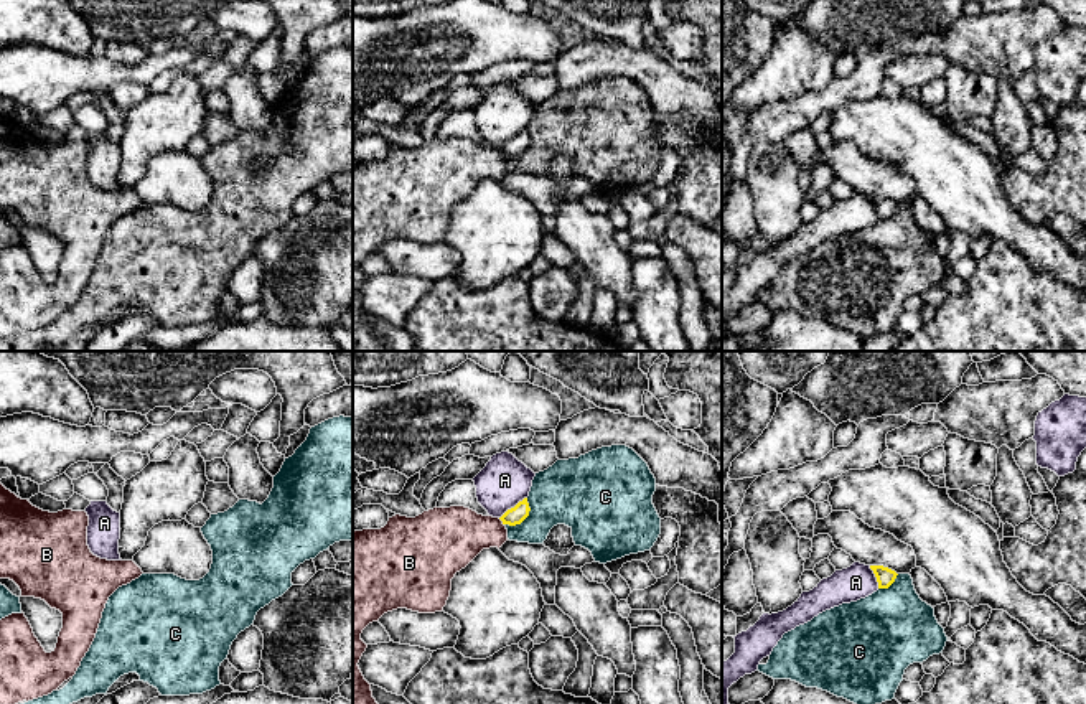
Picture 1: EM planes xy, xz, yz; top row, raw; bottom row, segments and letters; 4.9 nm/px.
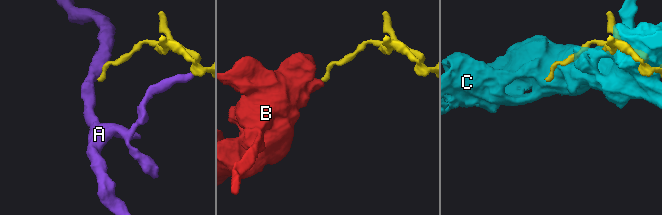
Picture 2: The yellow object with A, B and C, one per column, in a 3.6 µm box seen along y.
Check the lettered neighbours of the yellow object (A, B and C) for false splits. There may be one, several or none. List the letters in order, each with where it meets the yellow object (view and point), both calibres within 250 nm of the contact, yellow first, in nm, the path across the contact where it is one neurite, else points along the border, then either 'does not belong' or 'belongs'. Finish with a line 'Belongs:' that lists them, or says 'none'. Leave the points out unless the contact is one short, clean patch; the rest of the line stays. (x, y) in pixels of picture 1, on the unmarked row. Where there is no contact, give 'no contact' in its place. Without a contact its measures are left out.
A: meets yellow in xz at (514, 137); 90 nm thick on the yellow side, 240 nm on the other; does not belong
B: meets yellow in xz at (501, 150); 90 nm thick on the yellow side, 300 nm on the other; border along xz (498, 149), (503, 155); does not belong
C: meets yellow in xz at (524, 149); 90 nm thick on the yellow side, 300 nm on the other; does not belong
Belongs: none

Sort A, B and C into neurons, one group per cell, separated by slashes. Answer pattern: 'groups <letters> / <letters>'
groups A / B / C

